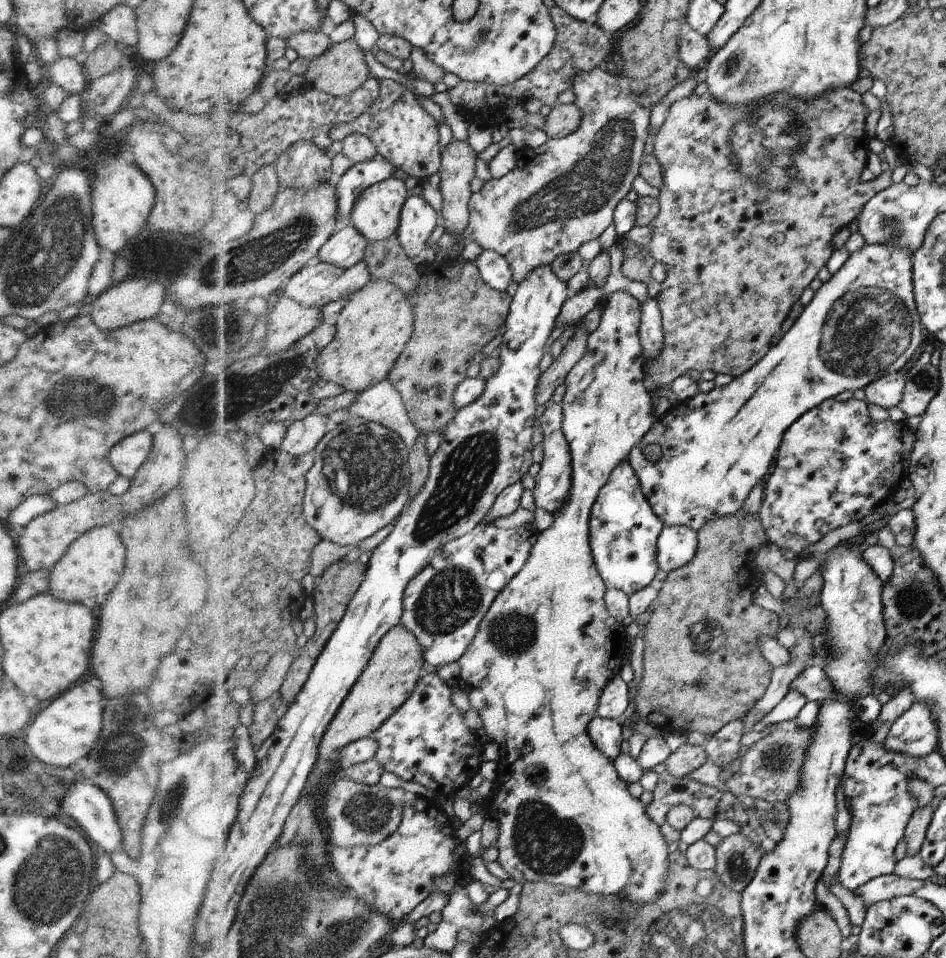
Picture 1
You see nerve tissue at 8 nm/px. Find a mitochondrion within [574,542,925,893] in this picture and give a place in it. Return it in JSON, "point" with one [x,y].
{"point":[774,759]}

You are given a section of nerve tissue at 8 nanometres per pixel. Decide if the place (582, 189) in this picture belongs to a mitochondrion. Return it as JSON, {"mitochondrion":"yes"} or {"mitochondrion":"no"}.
{"mitochondrion":"yes"}

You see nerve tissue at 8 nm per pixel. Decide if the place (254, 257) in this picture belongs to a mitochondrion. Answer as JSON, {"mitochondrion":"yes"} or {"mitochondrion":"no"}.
{"mitochondrion":"yes"}

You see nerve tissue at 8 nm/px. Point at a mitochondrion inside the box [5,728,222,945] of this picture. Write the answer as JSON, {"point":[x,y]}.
{"point":[52,877]}

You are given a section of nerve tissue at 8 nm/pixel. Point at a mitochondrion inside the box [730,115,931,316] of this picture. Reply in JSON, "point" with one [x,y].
{"point":[890,225]}

